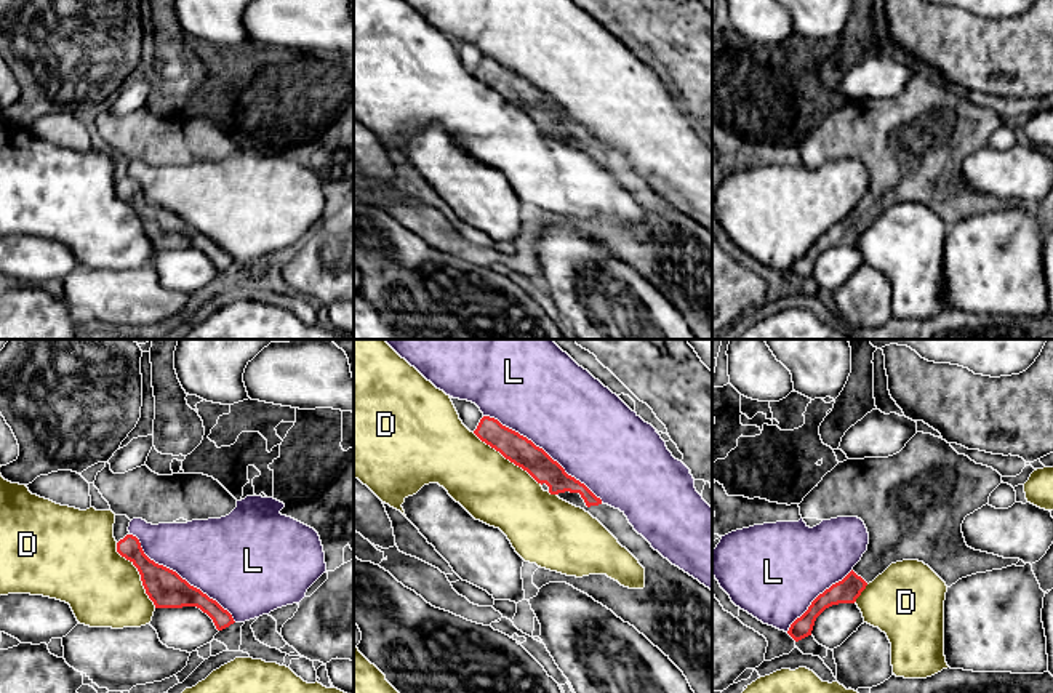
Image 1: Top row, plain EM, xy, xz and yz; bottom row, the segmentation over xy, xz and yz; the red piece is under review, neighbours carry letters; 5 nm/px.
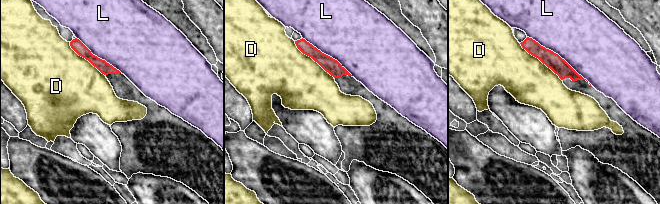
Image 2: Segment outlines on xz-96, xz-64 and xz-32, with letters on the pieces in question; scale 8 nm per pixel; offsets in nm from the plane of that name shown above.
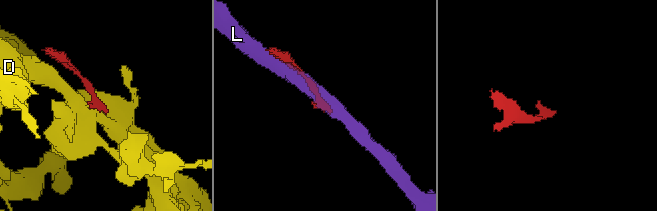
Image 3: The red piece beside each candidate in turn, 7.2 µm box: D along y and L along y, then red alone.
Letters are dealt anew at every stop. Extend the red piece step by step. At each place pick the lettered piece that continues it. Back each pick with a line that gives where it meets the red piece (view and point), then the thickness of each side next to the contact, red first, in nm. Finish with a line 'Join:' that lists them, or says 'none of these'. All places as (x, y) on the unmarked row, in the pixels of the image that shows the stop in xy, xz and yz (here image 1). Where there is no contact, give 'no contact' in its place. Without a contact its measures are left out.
Join: none of these

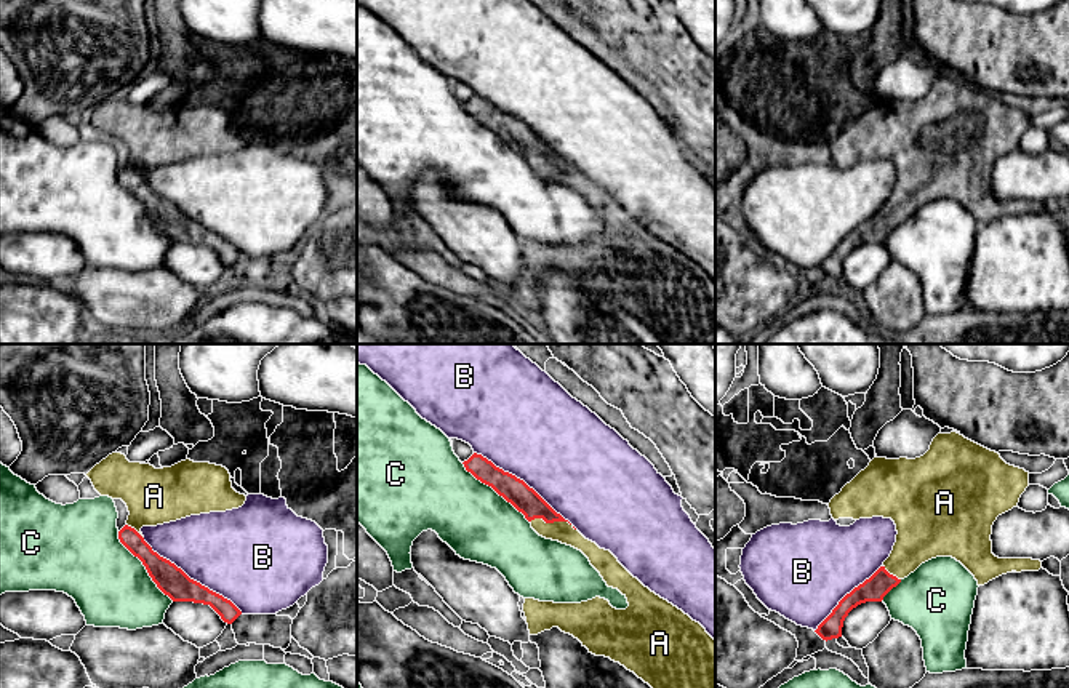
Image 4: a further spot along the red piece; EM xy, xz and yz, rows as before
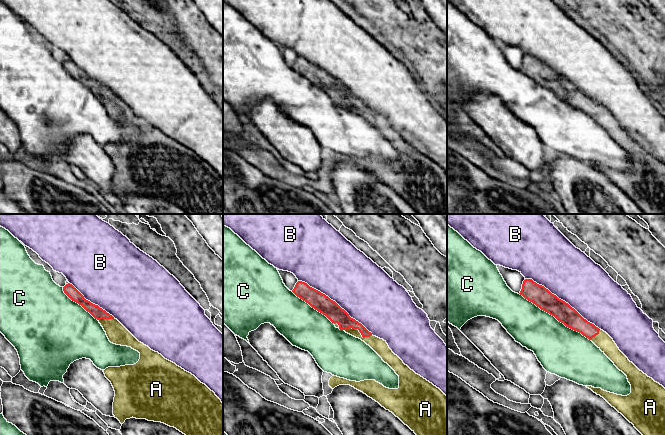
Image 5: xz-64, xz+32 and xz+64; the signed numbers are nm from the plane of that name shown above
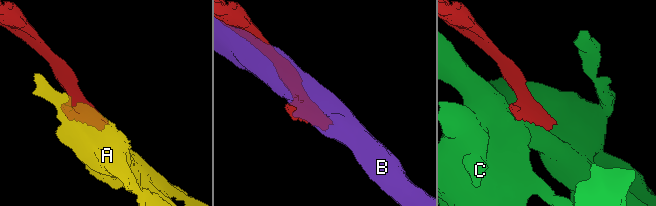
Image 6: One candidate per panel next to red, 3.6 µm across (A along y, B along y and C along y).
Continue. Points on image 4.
A: xz (552, 164) | 140/110 nm
Join: A

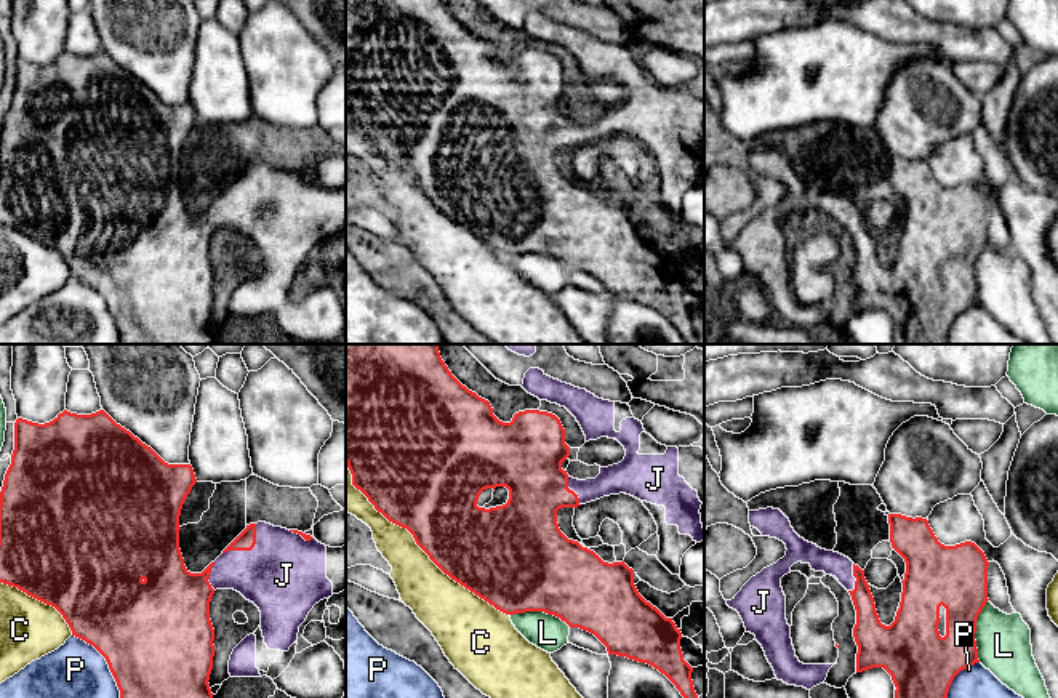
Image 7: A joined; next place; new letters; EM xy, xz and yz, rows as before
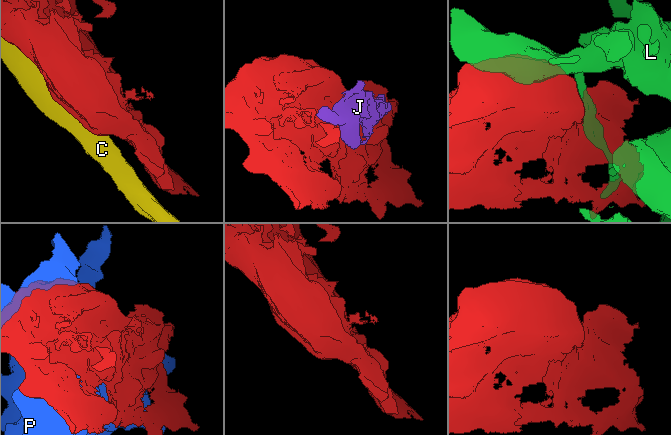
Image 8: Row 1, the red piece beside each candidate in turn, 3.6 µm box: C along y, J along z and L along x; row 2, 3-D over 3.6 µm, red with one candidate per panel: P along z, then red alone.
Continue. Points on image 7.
J: xy (248, 191) | 100/420 nm
Join: J

